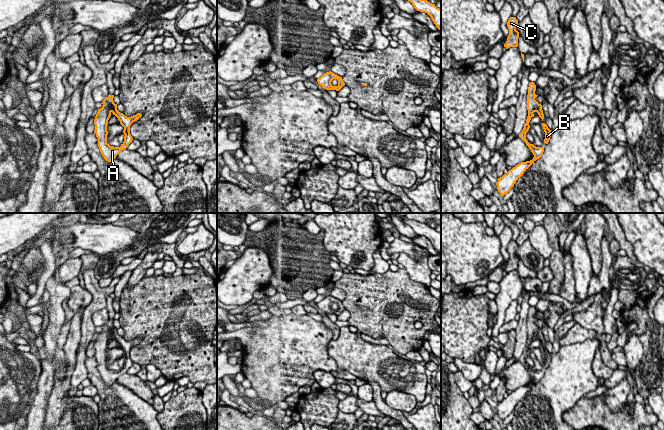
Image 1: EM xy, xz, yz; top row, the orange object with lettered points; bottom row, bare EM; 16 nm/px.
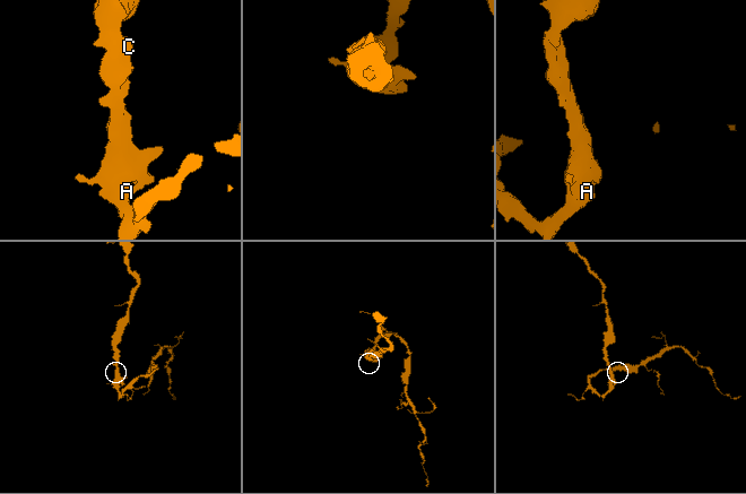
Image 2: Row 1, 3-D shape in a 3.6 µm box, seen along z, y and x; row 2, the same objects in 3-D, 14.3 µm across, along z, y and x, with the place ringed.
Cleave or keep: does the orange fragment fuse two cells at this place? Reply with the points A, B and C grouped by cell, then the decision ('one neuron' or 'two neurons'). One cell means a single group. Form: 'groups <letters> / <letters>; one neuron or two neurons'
groups A B C; one neuron

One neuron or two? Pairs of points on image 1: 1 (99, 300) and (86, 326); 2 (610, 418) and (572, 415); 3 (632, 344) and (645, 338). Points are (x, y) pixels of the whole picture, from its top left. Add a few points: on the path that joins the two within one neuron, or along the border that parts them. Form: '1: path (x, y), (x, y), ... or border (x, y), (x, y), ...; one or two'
1: path (93, 306), (87, 313), (87, 320); one
2: path (601, 415), (581, 415); one
3: border (638, 337), (643, 351), (641, 361); two

